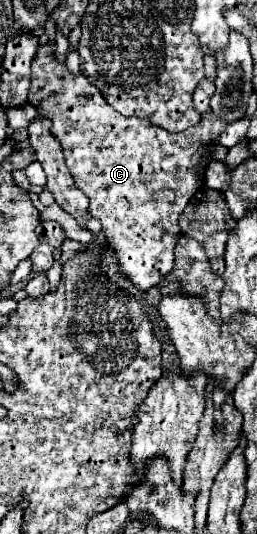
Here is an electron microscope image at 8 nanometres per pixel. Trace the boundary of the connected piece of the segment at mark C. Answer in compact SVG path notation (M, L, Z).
M50 42L38 48L28 102L52 120L52 134L64 148L74 184L90 198L90 214L100 220L122 272L134 286L148 290L174 268L178 216L204 184L206 166L226 158L228 148L218 142L226 122L208 112L194 128L170 134L150 120L126 118L106 104L86 76L72 74L54 54L56 46Z

